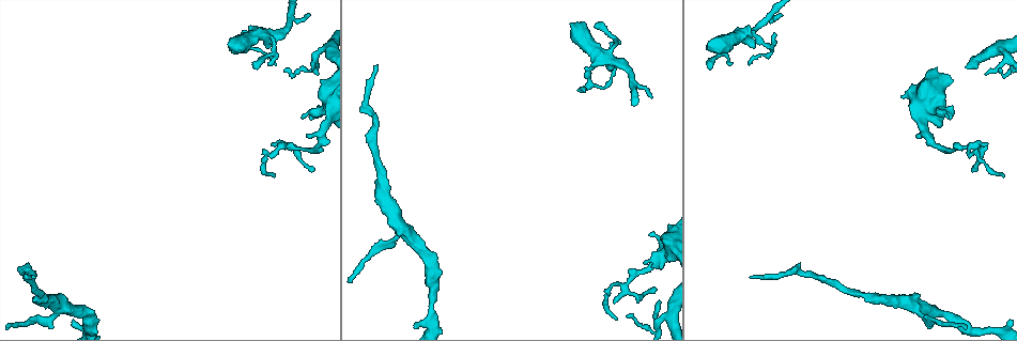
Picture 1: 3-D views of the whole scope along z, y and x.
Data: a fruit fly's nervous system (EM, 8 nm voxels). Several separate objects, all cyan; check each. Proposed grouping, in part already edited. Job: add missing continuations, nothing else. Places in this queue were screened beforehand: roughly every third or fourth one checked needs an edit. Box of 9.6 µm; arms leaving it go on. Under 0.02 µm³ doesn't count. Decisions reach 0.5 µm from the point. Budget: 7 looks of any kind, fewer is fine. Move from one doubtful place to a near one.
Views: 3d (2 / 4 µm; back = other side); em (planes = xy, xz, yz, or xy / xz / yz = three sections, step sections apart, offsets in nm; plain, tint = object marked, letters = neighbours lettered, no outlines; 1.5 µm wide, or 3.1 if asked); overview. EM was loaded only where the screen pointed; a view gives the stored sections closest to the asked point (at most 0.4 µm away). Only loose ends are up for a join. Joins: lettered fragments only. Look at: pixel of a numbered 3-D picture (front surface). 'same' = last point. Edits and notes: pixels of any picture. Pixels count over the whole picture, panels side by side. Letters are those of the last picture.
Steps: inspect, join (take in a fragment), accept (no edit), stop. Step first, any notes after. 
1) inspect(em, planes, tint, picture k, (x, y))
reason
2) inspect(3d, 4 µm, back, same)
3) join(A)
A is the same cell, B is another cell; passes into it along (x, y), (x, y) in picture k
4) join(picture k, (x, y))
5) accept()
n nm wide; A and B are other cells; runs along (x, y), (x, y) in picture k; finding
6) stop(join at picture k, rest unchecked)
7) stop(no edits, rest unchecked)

inspect(3d, 4 µm, picture 1, (377, 65))
long arm stops here

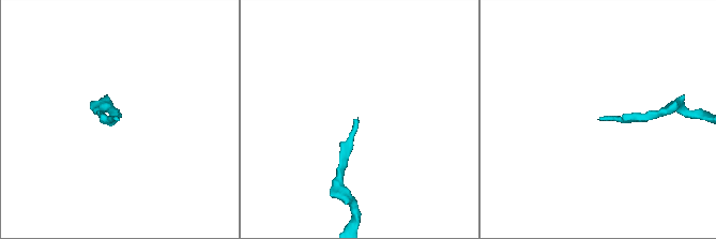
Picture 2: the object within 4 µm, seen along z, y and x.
inspect(em, xz, step 4, letters, picture 2, (119, 119))

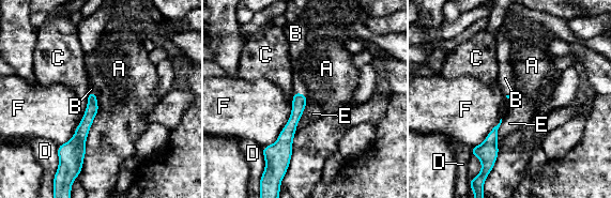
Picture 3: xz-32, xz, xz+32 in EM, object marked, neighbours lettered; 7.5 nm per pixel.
inspect(em, yz, step 4, letters, same)
cut it another way

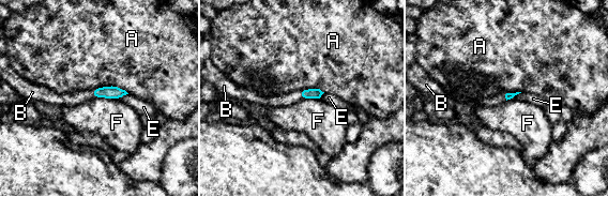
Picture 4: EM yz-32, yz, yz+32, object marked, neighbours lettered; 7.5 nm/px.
join(B)
A touches over 280 nm; B is the same cell, A, E and F are other cells; passes into it along (108, 92), (92, 94), (61, 100) in picture 4; the neuron continues

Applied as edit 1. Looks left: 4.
inspect(em, planes, letters, picture 1, (596, 26))
thin end

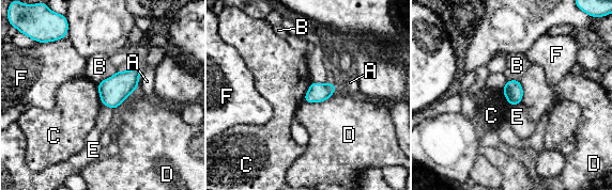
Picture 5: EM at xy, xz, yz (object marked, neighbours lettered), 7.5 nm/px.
accept()
140 nm wide; A, B, C, D, E and F are other cells; border along (96, 83), (102, 104) in picture 5; none of them fits

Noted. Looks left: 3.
inspect(3d, 2 µm, picture 1, (1000, 69))
an open end

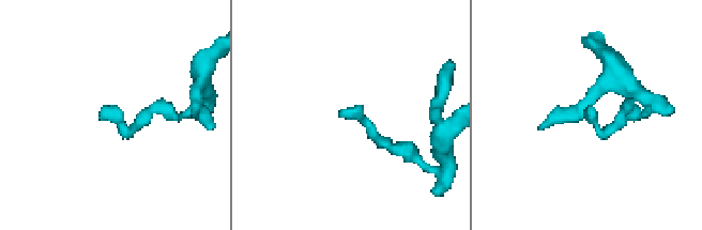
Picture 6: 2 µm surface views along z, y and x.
inspect(em, xy, step 4, letters, picture 6, (338, 112))
now the EM

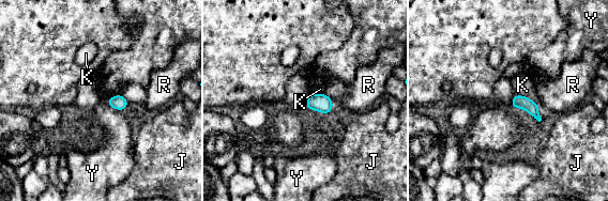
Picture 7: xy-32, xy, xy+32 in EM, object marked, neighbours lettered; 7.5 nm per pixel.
accept()
J, K, R and Y are other cells; border along (106, 99), (116, 109), (127, 107) in picture 7; none of them fits

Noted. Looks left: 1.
stop(join at picture 4, rest unchecked)

